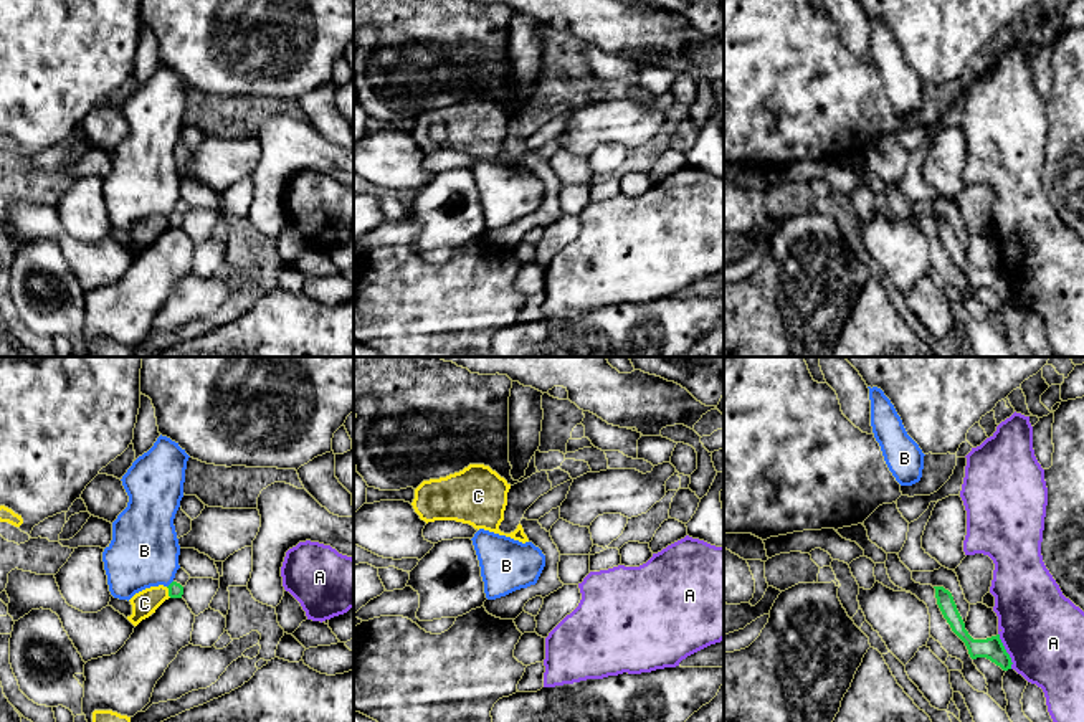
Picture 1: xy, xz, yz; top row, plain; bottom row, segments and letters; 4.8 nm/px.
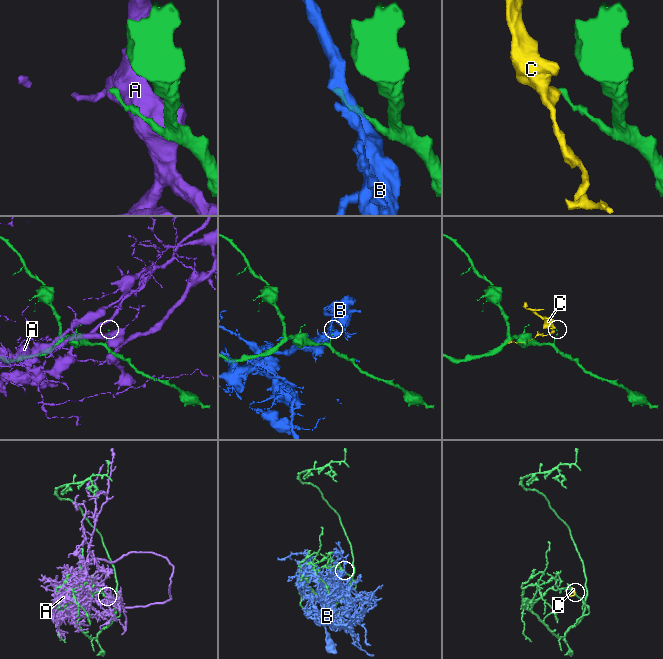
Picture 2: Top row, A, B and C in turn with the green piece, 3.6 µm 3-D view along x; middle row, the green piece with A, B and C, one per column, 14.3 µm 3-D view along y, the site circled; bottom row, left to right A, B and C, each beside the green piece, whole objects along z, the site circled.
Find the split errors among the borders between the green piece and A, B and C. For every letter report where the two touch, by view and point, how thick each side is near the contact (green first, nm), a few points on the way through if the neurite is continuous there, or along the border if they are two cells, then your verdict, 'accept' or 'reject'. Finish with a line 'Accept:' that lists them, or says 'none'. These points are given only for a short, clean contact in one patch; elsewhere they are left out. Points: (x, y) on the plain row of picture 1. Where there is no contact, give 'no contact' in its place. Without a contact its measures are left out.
A: contact yz (1005, 281); calibres 110 and 400 nm; reject
B: contact xy (171, 213); calibres 80 and 340 nm; border xy (172, 210), (167, 217); reject
C: contact xy (169, 222); calibres 80 and 120 nm; border xy (166, 217), (171, 227); reject
Accept: none

